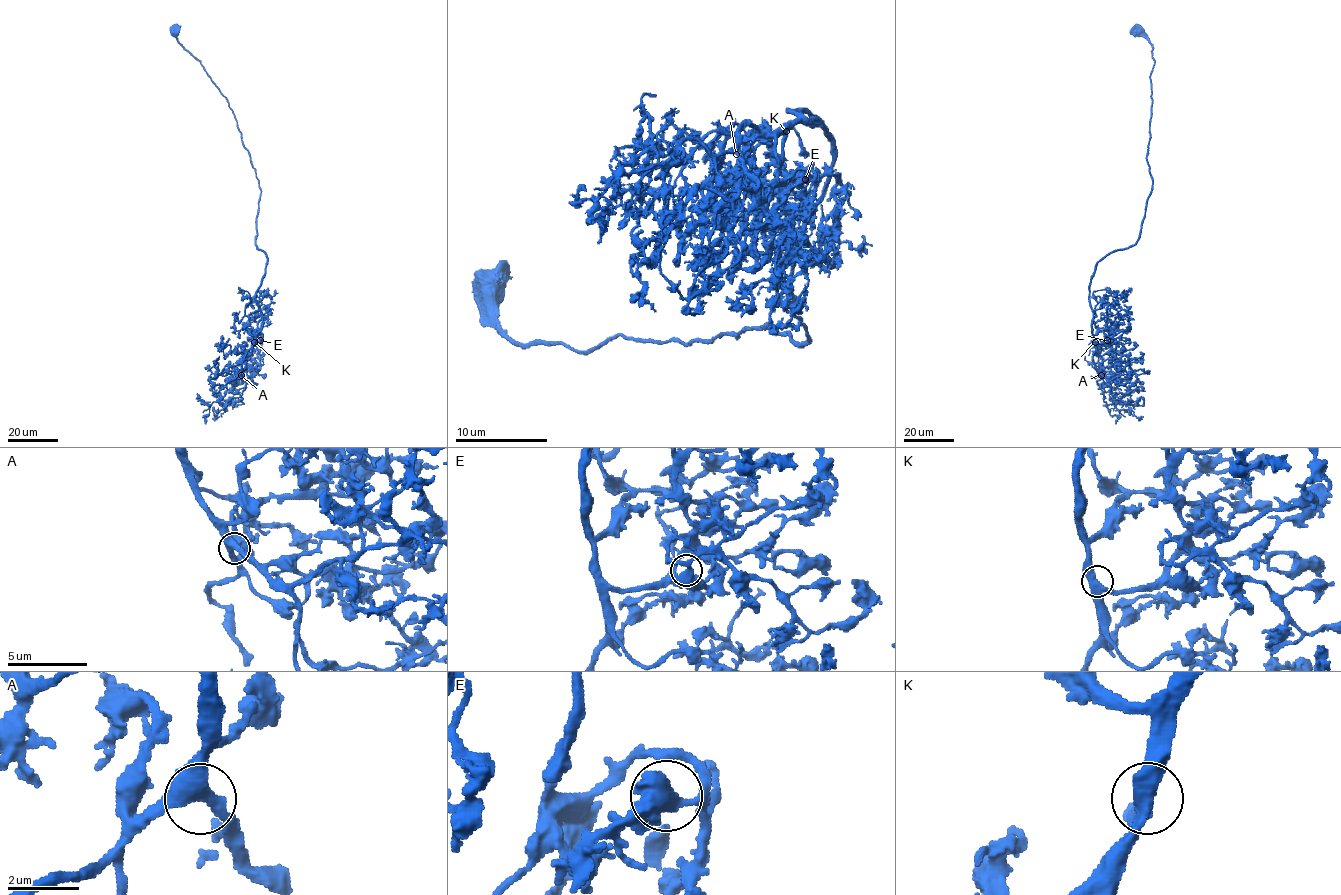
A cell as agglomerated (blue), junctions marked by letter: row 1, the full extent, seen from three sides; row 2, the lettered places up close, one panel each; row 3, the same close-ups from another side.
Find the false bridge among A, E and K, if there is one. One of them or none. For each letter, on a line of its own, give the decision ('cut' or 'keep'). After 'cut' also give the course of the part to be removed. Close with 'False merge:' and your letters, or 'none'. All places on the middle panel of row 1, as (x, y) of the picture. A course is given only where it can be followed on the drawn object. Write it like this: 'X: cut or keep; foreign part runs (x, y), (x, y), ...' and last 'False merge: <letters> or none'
A: keep
E: keep
K: keep
False merge: none

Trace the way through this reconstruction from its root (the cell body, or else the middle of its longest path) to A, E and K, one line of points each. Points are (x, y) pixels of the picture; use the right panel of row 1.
A: (1136, 30), (1154, 60), (1147, 152), (1152, 189), (1140, 237), (1106, 255), (1090, 283), (1092, 360), (1101, 375)
E: (1136, 30), (1154, 60), (1147, 152), (1152, 189), (1140, 237), (1106, 255), (1090, 283), (1093, 340), (1107, 340)
K: (1136, 30), (1151, 44), (1154, 60), (1147, 152), (1152, 189), (1137, 241), (1097, 263), (1089, 286), (1094, 342)

